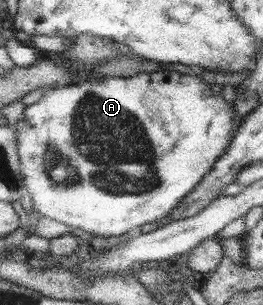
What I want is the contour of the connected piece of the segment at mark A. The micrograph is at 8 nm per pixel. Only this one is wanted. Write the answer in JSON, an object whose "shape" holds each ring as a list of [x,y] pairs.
{"shape":[[[180,68],[165,69],[163,73],[143,73],[137,77],[111,77],[95,80],[87,80],[80,85],[69,84],[64,87],[46,90],[43,97],[34,104],[25,107],[24,116],[17,122],[17,152],[21,162],[21,173],[24,177],[25,187],[33,208],[43,215],[57,221],[78,227],[91,234],[103,236],[105,238],[123,235],[134,227],[145,225],[145,223],[155,223],[160,219],[165,219],[204,179],[216,164],[216,161],[223,156],[233,142],[233,129],[235,123],[238,127],[245,116],[237,119],[235,103],[227,102],[222,94],[213,93],[211,86],[197,76],[195,71],[186,71]]]}

